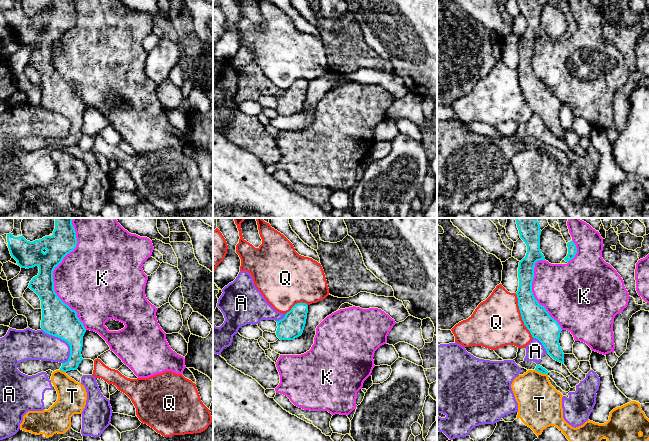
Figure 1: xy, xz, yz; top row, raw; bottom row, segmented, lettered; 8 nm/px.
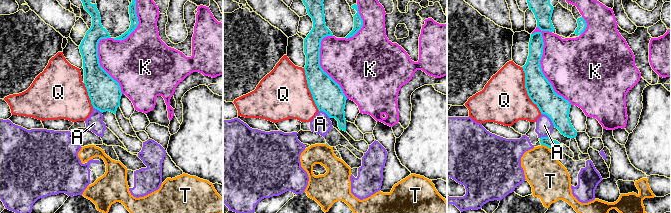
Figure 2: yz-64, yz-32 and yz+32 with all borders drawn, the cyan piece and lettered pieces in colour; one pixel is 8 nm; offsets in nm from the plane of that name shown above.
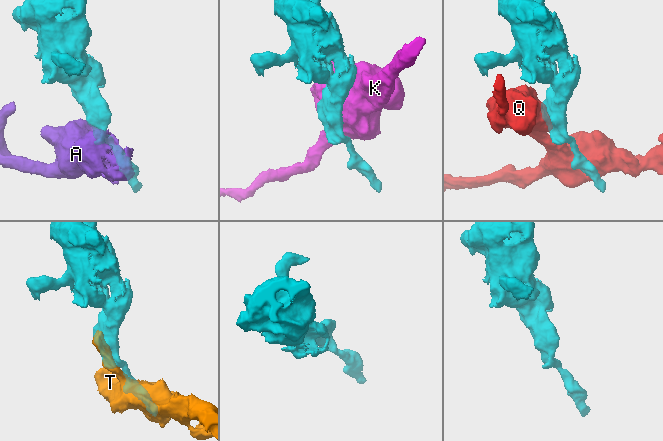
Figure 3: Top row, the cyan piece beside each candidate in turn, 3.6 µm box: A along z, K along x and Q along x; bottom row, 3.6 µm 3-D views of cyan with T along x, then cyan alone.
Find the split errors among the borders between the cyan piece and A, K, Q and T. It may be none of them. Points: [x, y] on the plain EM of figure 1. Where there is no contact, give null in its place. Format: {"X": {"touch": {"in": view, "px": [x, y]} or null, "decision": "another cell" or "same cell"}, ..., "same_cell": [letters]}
{"A": {"touch": {"in": "xy", "px": [64, 116]}, "decision": "another cell"}, "K": {"touch": {"in": "xy", "px": [52, 53]}, "decision": "another cell"}, "Q": {"touch": {"in": "yz", "px": [521, 91]}, "decision": "another cell"}, "T": {"touch": {"in": "yz", "px": [541, 148]}, "decision": "another cell"}, "same_cell": []}

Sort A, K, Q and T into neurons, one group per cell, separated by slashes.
A / K / Q / T

